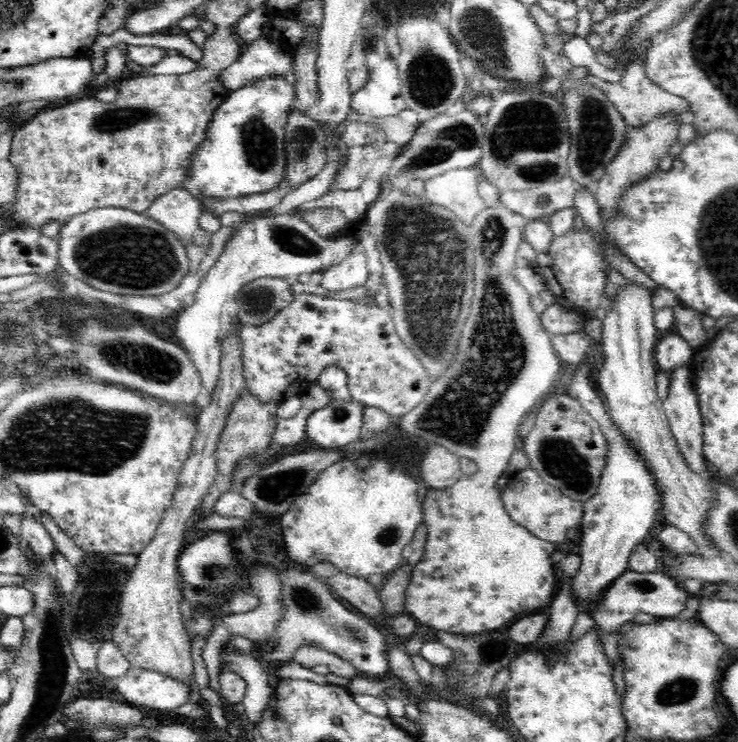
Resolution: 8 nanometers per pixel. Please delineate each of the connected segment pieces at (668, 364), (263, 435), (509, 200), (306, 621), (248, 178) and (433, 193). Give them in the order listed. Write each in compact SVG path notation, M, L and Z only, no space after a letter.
M678 333L667 335L662 339L661 347L655 351L657 370L672 371L674 368L688 365L696 352L693 345Z
M250 389L243 391L233 407L230 416L228 416L226 428L224 428L224 432L222 432L222 436L217 442L215 452L217 475L215 476L215 481L210 485L209 491L202 498L202 504L198 508L198 512L204 517L213 512L213 507L222 494L231 491L232 473L237 467L237 462L248 455L254 455L254 457L261 455L272 442L272 437L278 424L278 404L260 401L256 395L252 395Z
M567 175L556 182L542 183L530 190L506 190L506 192L500 192L500 201L501 205L510 209L510 211L521 214L527 221L533 221L534 219L546 219L552 216L554 212L573 207L577 192L578 186L576 186L572 177Z
M294 568L278 574L281 580L281 606L284 616L276 626L274 648L270 651L273 660L292 660L300 648L307 645L316 646L348 660L360 672L386 678L390 674L384 634L377 630L364 616L350 612L332 595L325 580L312 572Z
M264 77L229 91L211 118L202 147L191 157L192 163L181 190L188 190L199 202L210 197L245 197L278 190L286 176L286 125L290 106L297 98L294 84L286 77Z
M478 166L471 168L460 168L454 171L446 172L441 176L428 178L425 180L425 196L432 204L444 207L459 216L466 224L471 226L476 214L488 208L483 199L479 196L478 184L483 173Z

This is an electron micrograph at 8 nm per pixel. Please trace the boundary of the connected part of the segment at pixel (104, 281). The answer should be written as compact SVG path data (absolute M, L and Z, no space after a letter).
M94 208L70 217L59 232L59 272L99 291L132 296L164 295L189 274L186 247L179 237L145 213L126 208Z

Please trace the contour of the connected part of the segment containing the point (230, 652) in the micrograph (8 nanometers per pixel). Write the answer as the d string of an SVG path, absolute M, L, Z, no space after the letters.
M230 642L224 645L220 657L221 663L228 664L247 683L247 690L240 704L244 704L248 720L255 725L268 708L268 701L275 695L275 688L268 682L269 675L264 672L256 656L237 652Z

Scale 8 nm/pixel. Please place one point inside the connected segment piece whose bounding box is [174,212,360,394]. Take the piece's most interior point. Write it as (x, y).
(267, 246)

